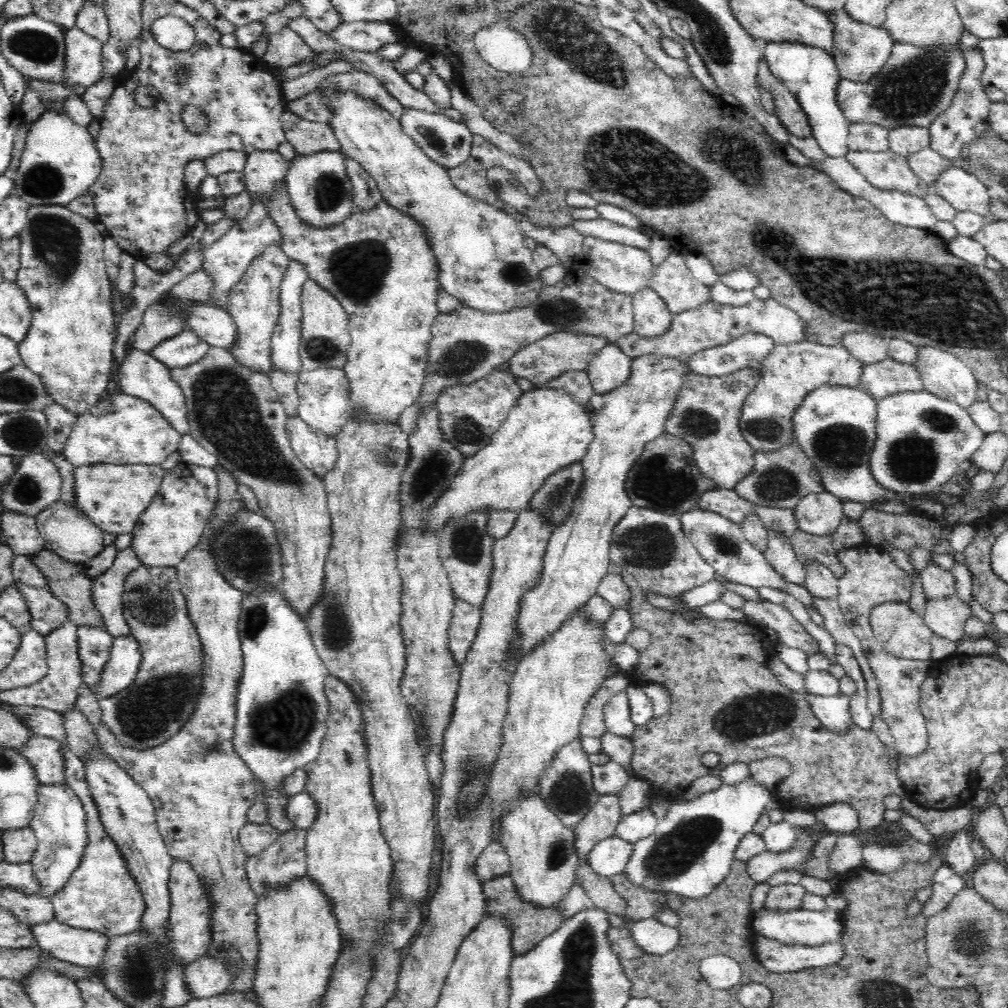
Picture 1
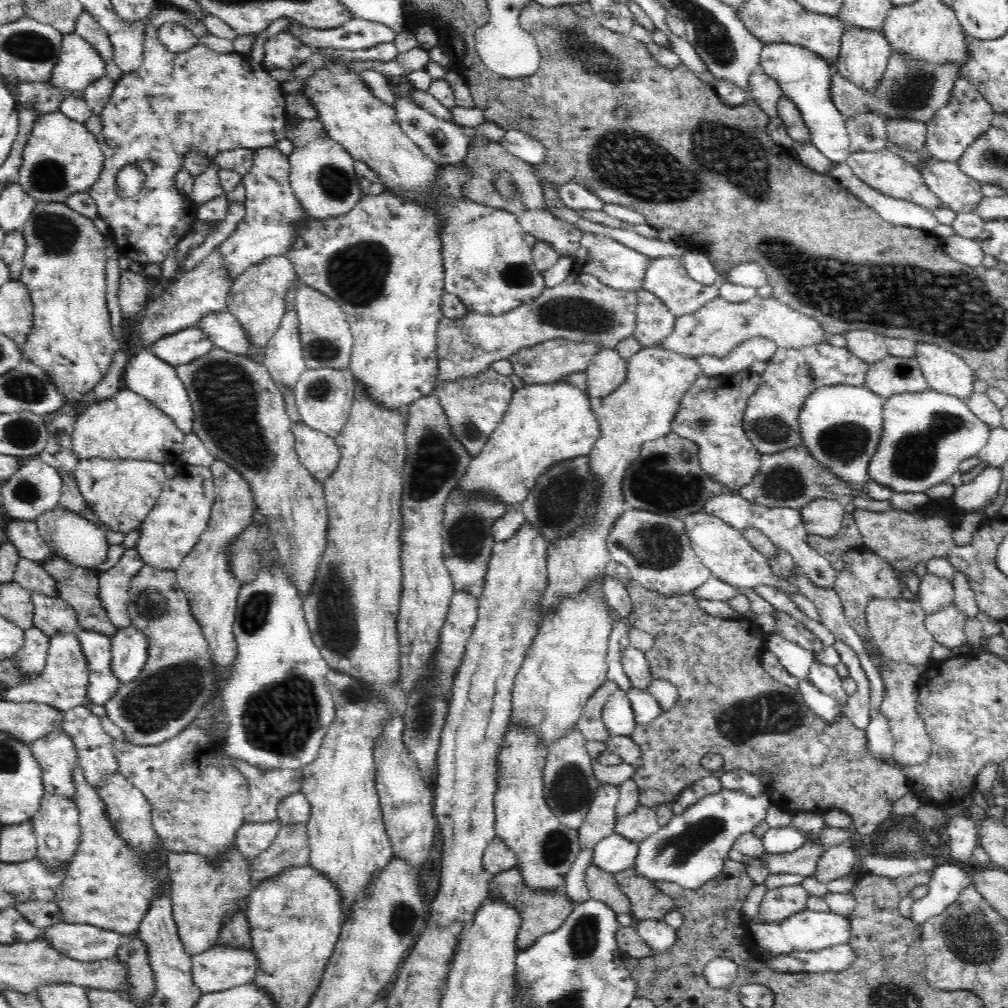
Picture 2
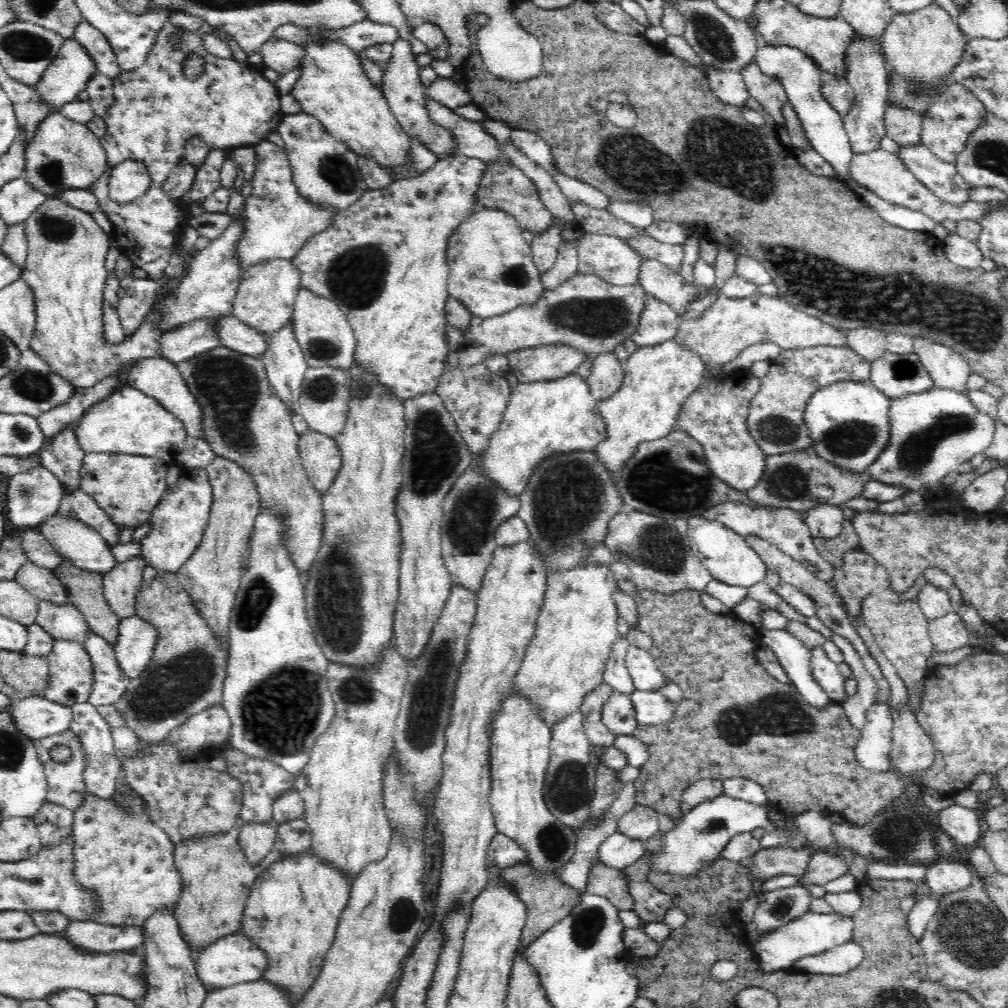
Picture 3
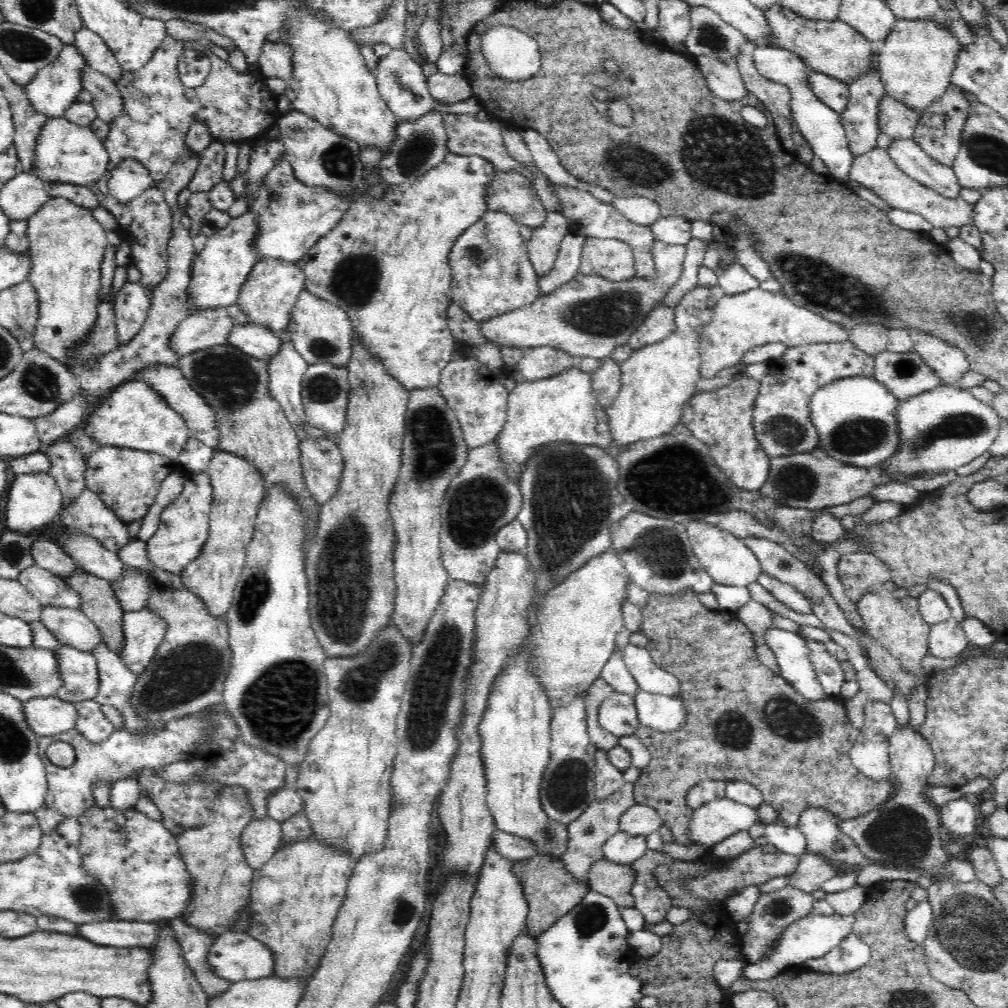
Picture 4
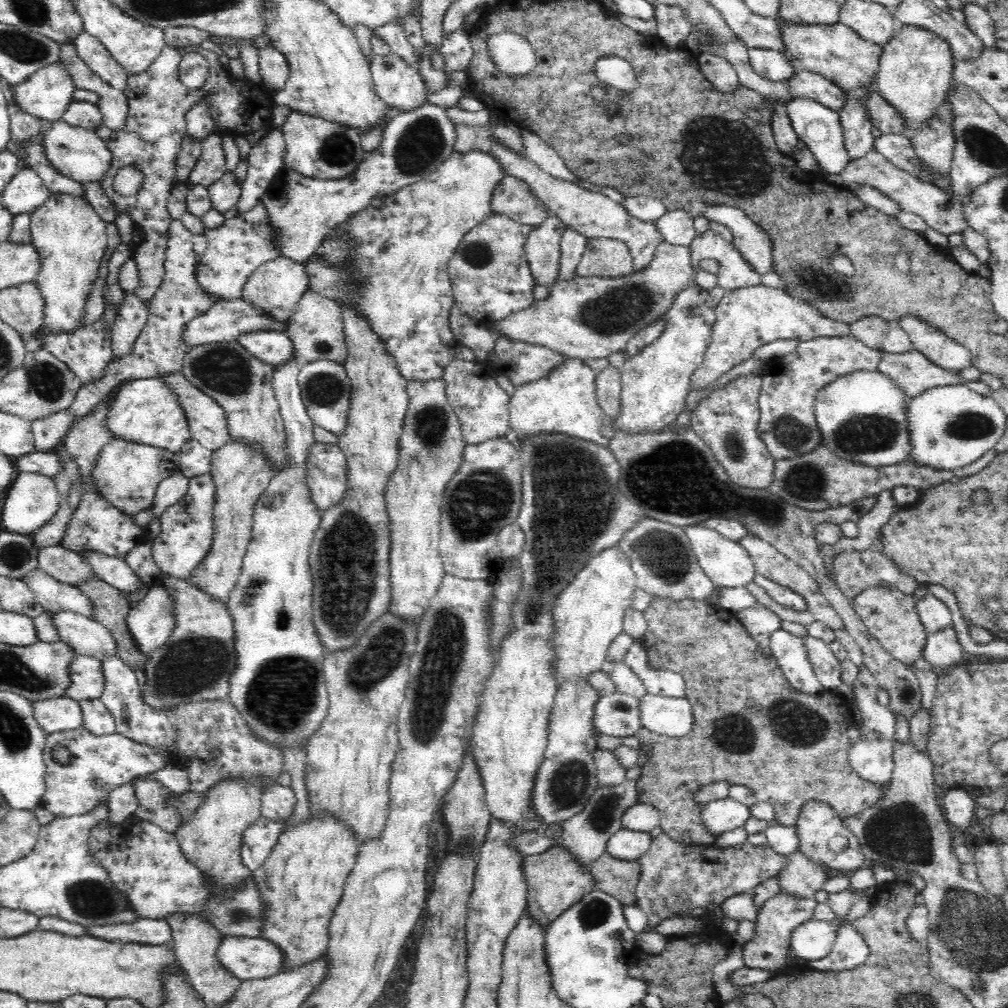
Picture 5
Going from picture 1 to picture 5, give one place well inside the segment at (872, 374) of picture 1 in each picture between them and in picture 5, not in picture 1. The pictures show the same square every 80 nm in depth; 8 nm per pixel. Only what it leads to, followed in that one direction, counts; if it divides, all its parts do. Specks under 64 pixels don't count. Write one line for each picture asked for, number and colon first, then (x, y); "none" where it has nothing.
2: (889, 376)
3: (895, 375)
4: (905, 375)
5: (912, 372)

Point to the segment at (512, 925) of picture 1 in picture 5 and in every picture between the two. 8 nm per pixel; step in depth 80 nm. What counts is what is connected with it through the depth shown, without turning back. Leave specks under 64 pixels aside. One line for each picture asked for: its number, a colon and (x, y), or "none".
2: (540, 912)
3: (547, 901)
4: (551, 893)
5: (554, 881)

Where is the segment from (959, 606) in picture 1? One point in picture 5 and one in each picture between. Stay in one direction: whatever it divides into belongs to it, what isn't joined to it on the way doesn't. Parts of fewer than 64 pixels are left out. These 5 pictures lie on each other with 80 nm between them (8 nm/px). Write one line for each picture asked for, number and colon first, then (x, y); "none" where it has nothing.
2: (946, 624)
3: (949, 632)
4: (948, 639)
5: (943, 649)

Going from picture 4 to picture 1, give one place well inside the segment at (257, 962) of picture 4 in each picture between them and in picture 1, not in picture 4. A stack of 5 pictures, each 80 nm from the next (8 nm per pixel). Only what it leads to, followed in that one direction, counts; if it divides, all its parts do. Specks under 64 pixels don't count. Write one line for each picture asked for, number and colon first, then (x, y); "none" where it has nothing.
1: (205, 978)
2: (218, 969)
3: (233, 959)

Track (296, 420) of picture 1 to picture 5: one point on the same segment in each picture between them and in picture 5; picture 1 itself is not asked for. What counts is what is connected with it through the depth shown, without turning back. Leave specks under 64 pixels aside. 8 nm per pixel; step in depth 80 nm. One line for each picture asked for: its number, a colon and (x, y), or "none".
2: (318, 452)
3: (320, 455)
4: (322, 461)
5: (325, 465)

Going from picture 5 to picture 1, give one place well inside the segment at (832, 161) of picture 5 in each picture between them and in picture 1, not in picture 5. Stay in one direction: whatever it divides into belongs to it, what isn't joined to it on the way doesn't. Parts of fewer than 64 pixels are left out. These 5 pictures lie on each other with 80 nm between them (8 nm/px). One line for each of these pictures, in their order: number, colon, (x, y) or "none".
1: (811, 72)
2: (806, 77)
3: (801, 76)
4: (822, 126)

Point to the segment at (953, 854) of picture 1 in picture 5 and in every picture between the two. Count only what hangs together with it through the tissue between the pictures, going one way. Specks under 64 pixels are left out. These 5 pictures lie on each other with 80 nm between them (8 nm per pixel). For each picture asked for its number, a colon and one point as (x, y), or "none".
2: (963, 834)
3: (961, 824)
4: (959, 816)
5: (958, 807)

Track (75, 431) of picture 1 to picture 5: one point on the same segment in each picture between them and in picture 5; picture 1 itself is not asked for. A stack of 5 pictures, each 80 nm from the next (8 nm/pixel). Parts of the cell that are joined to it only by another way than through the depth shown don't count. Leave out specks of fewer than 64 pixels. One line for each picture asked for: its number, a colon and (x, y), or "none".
2: (124, 427)
3: (128, 422)
4: (131, 416)
5: (143, 412)

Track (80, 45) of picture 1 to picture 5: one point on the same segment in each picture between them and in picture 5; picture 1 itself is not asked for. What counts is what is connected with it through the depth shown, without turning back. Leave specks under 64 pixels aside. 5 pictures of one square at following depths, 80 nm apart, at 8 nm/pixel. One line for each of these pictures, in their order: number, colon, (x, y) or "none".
2: (80, 65)
3: (69, 74)
4: (56, 86)
5: (48, 92)

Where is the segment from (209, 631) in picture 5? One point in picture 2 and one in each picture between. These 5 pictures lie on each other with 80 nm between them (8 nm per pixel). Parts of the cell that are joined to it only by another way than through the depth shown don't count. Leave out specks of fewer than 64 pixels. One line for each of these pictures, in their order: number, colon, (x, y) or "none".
2: (177, 680)
3: (186, 674)
4: (188, 673)

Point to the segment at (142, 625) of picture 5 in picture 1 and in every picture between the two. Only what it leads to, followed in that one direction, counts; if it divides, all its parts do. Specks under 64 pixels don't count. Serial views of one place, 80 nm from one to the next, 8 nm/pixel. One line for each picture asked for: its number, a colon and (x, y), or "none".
1: (120, 670)
2: (128, 648)
3: (133, 647)
4: (143, 632)

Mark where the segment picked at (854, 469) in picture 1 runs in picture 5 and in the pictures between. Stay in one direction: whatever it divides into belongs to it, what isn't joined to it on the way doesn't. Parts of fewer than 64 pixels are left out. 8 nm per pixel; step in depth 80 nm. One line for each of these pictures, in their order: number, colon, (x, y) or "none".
2: (840, 426)
3: (848, 426)
4: (855, 420)
5: (861, 416)

